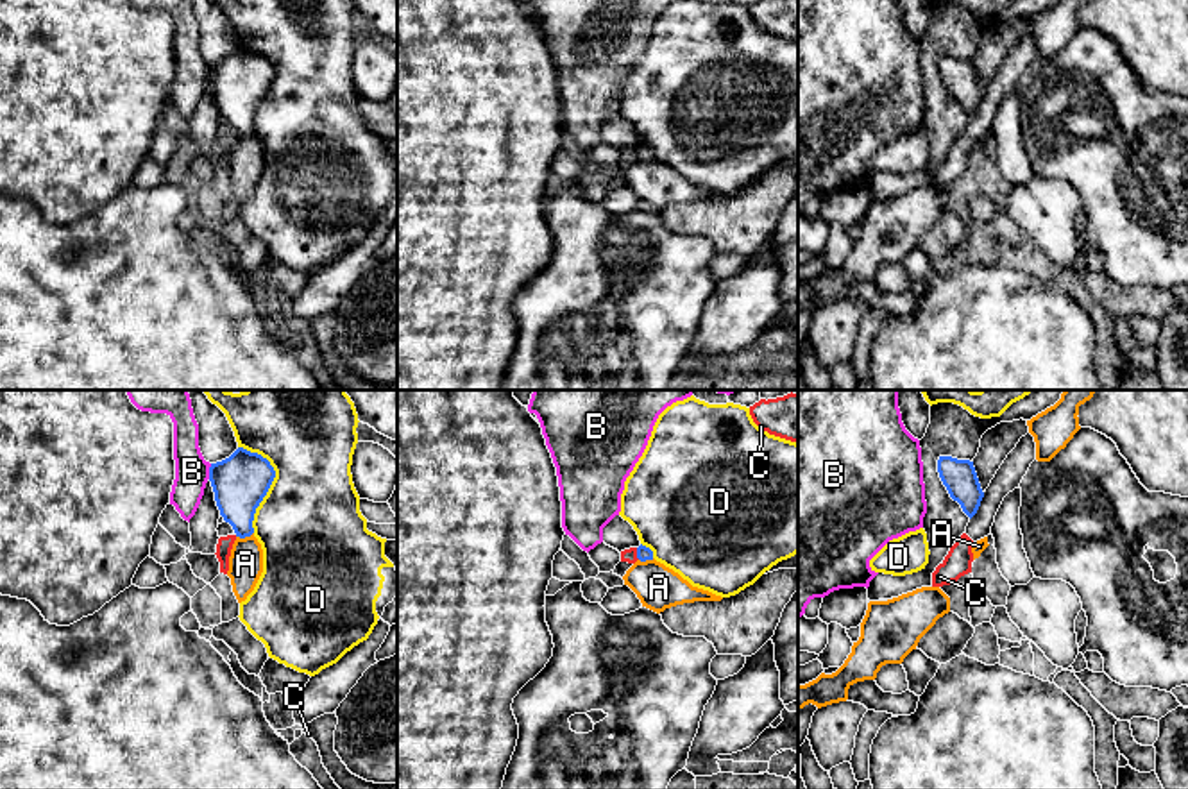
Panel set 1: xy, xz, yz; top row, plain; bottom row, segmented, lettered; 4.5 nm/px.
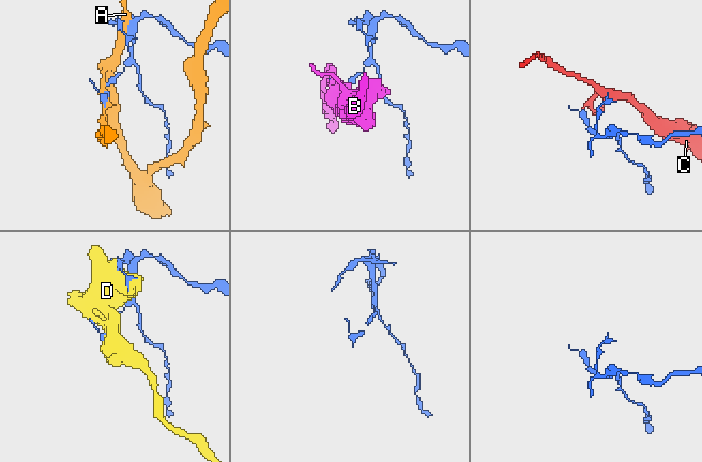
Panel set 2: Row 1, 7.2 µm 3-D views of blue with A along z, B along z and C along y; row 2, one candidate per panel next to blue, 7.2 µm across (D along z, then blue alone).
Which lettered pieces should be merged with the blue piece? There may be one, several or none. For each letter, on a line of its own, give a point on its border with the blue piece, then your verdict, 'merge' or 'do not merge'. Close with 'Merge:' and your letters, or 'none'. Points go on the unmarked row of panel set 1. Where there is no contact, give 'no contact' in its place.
A: contact xy (244, 136); do not merge
B: contact xy (210, 70); do not merge
C: contact xz (637, 152); do not merge
D: contact xy (272, 79); do not merge
Merge: none

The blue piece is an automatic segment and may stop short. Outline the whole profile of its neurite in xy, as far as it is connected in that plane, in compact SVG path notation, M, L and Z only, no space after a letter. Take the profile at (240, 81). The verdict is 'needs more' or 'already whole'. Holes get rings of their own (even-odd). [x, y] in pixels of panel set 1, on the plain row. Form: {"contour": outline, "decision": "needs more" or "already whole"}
{"contour": "M238 47L229 57L211 63L209 81L220 115L229 122L236 136L254 132L256 107L267 95L276 70L267 57Z", "decision": "already whole"}

